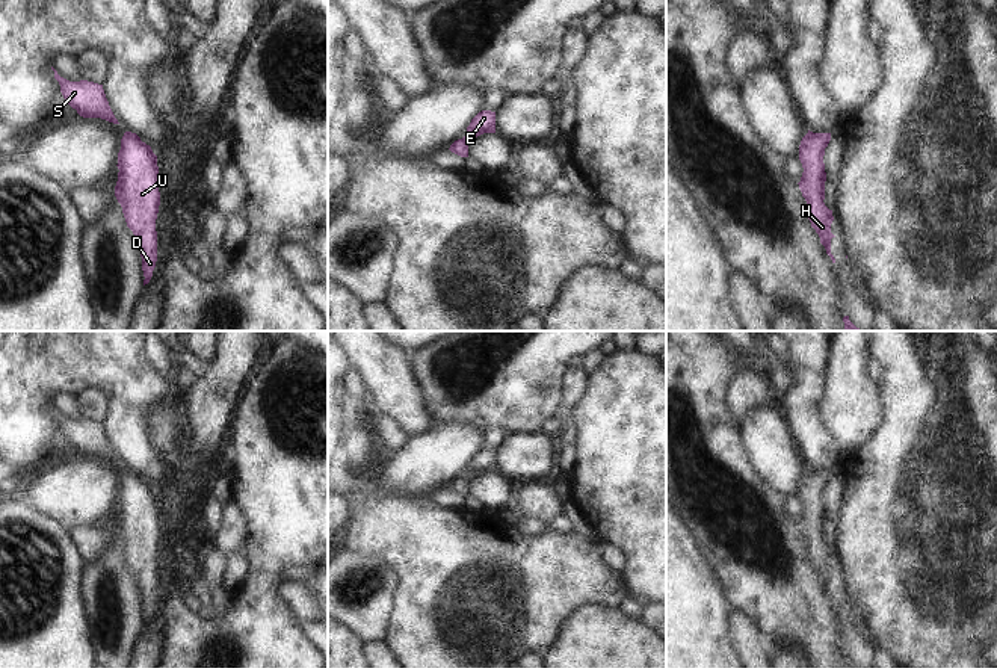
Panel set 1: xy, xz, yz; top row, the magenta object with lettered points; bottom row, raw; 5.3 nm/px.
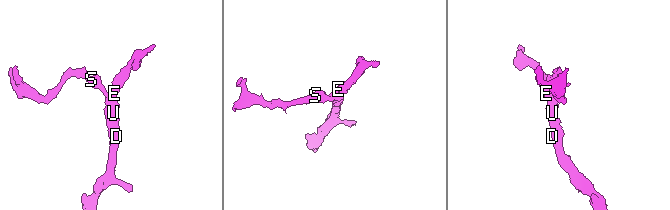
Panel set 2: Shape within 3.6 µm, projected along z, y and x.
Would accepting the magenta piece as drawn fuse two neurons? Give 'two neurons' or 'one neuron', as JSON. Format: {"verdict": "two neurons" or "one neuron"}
{"verdict": "one neuron"}

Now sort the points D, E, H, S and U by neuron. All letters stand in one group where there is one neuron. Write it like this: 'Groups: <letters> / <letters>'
Groups: D E H S U

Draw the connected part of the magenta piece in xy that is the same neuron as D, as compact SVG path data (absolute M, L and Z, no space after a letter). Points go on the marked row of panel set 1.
M125 131L116 166L119 172L115 196L122 207L127 227L136 237L145 286L157 261L156 219L160 206L157 156L136 133Z

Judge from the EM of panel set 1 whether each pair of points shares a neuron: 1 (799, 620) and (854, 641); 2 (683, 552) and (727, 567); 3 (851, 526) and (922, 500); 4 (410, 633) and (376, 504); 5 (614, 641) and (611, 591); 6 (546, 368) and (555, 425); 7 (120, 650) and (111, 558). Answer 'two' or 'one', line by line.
1: two
2: two
3: one
4: one
5: two
6: two
7: one

